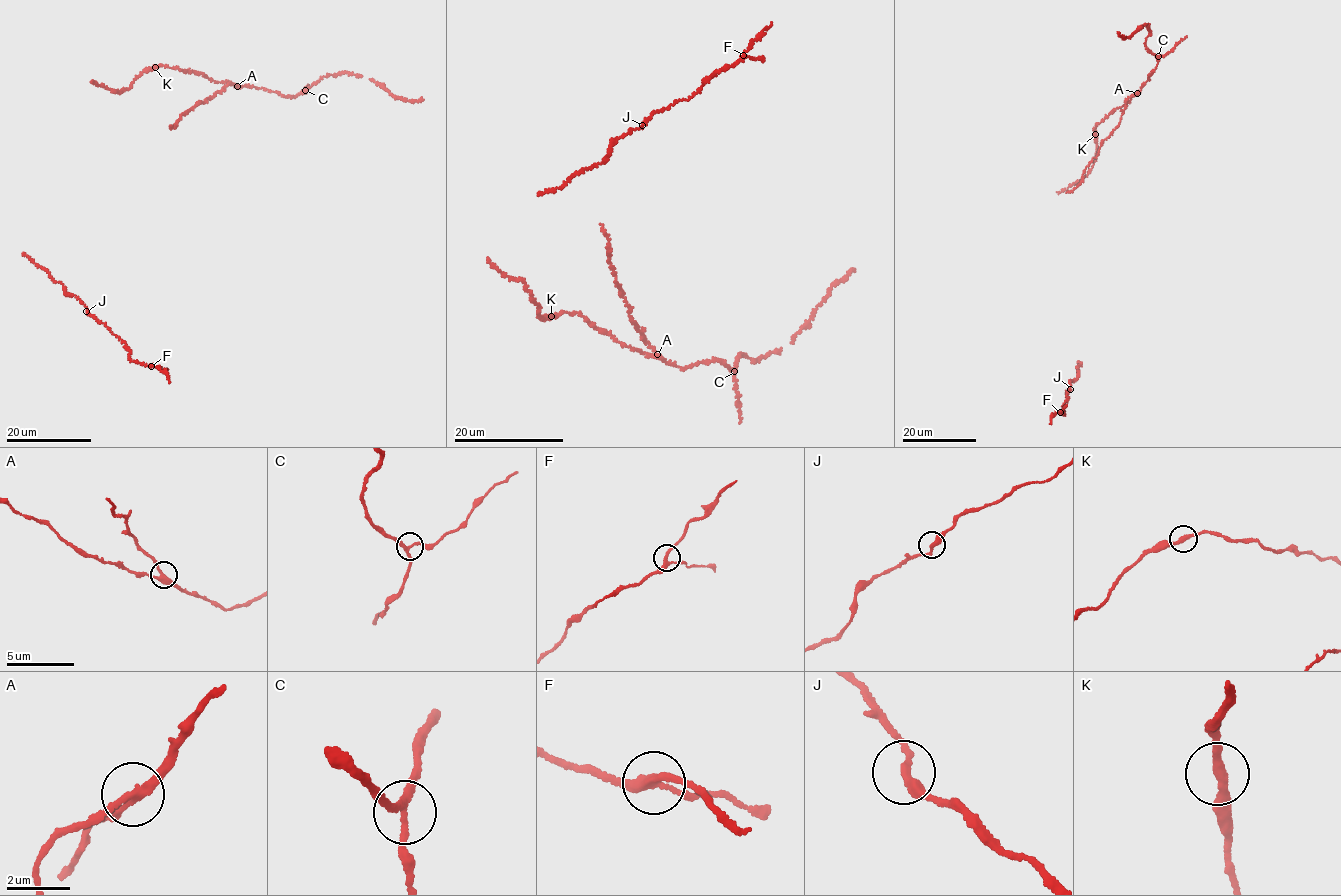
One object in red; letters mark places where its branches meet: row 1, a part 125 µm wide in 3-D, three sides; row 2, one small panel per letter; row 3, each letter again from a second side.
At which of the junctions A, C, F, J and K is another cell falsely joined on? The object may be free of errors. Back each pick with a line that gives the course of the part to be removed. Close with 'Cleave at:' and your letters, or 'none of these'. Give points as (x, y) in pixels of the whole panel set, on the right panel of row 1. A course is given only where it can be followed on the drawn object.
A: course (1136, 93), (1127, 99), (1119, 123), (1102, 141), (1097, 157), (1085, 170), (1081, 183), (1066, 193)
Cleave at: A

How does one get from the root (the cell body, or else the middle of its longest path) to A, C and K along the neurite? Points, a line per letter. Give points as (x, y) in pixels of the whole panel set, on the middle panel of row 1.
A: (494, 265), (507, 277), (523, 279), (541, 318), (564, 311), (578, 313), (627, 347), (657, 354)
C: (494, 265), (507, 277), (523, 279), (541, 318), (578, 313), (627, 347), (680, 368), (713, 360), (734, 371)
K: (494, 265), (507, 277), (523, 279), (537, 304), (541, 318), (551, 316)

